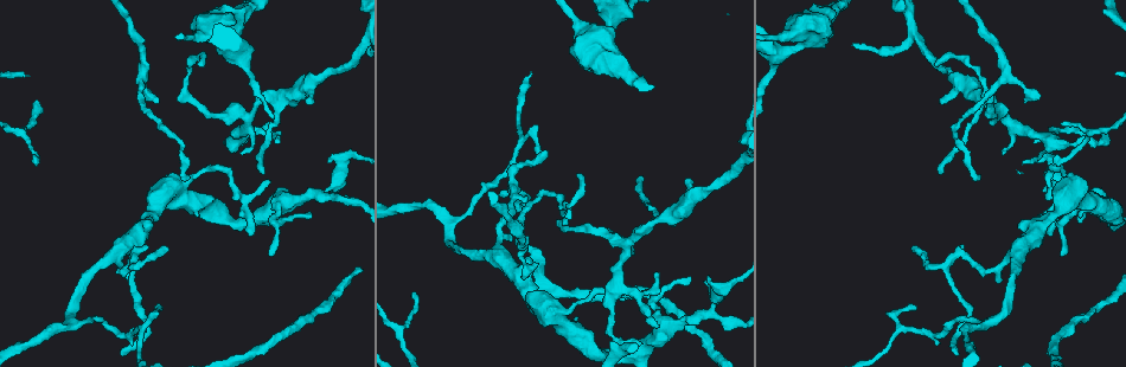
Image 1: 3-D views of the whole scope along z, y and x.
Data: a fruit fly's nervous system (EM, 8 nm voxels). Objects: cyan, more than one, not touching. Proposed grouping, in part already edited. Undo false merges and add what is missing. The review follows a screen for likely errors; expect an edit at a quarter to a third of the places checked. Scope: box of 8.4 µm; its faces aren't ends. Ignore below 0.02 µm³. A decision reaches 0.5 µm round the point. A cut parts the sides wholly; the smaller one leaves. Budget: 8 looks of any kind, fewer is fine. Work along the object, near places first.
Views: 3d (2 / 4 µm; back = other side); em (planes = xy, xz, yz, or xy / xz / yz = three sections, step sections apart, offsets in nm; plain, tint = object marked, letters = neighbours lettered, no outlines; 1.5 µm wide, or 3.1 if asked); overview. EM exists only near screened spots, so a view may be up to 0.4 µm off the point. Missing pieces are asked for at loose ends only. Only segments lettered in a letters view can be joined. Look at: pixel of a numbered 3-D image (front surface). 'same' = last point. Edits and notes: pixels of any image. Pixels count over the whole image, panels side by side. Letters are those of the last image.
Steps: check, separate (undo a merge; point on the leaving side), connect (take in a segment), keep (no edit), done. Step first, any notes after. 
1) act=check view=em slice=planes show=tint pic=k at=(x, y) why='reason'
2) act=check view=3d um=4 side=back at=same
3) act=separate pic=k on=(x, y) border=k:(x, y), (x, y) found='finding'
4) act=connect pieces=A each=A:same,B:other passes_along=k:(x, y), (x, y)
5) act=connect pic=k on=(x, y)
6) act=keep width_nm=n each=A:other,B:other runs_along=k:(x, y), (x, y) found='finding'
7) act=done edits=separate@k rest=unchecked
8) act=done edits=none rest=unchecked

act=check view=3d um=2 pic=1 at=(1047, 234) why='thin end'

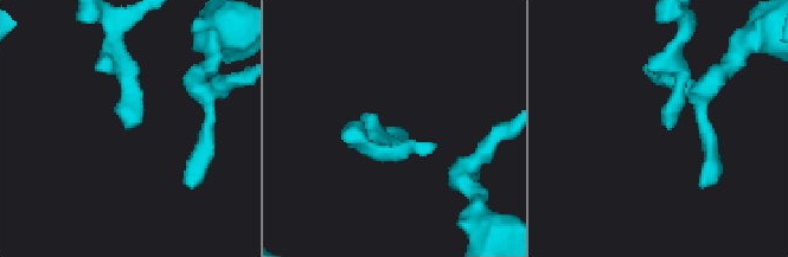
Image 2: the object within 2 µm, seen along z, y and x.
act=check view=em slice=xy step=8 show=plain pic=2 at=(390, 131) why='shape alone is not enough'

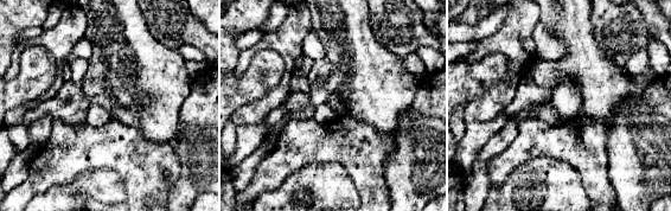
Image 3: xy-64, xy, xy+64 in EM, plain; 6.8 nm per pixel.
act=check view=em slice=xy step=8 show=letters at=same

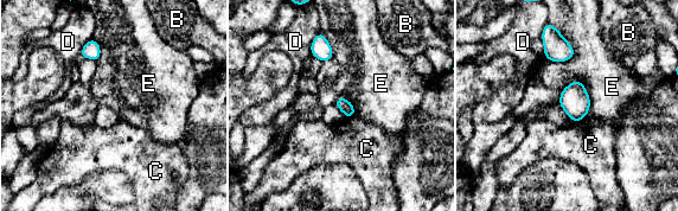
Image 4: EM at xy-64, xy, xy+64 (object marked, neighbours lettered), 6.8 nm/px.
act=keep each=B:other,C:other,D:other,E:other found='none of them fits'

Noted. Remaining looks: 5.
act=check view=3d um=4 side=back pic=1 at=(913, 249) why='branch stops here'

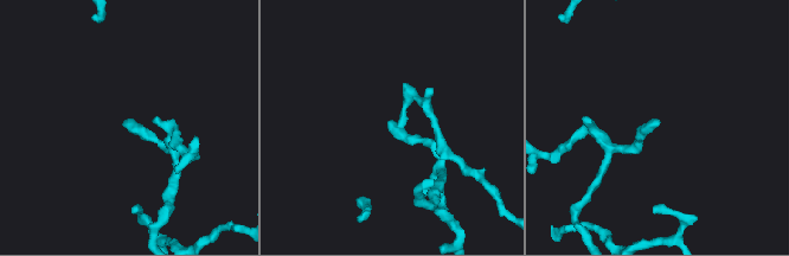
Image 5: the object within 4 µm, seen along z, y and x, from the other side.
act=check view=em um=3.1 slice=planes show=letters pic=5 at=(657, 121) why='shape alone is not enough'

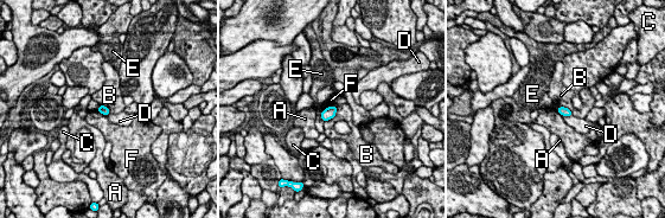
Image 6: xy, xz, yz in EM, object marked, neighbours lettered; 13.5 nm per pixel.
act=keep each=A:other,B:other,C:other,D:other,E:other,F:other border=6:(337, 107), (337, 113), (324, 122) found='no lettered segment goes on from it'

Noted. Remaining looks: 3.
act=check view=em slice=xy step=4 show=letters pic=1 at=(330, 194) why='a fork'

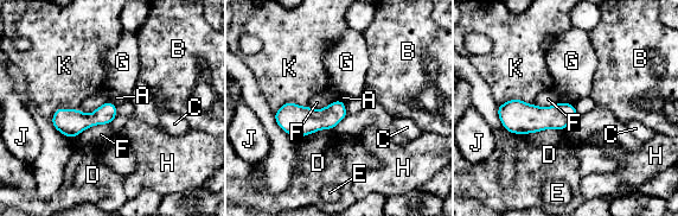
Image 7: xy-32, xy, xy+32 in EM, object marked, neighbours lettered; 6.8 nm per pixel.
act=keep longest_contact=D:360nm each=A:other,B:other,C:other,D:other,E:other,F:other,G:other,H:other,J:other,K:other found='one neuron here'

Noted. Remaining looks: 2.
act=done edits=none rest=unchecked

